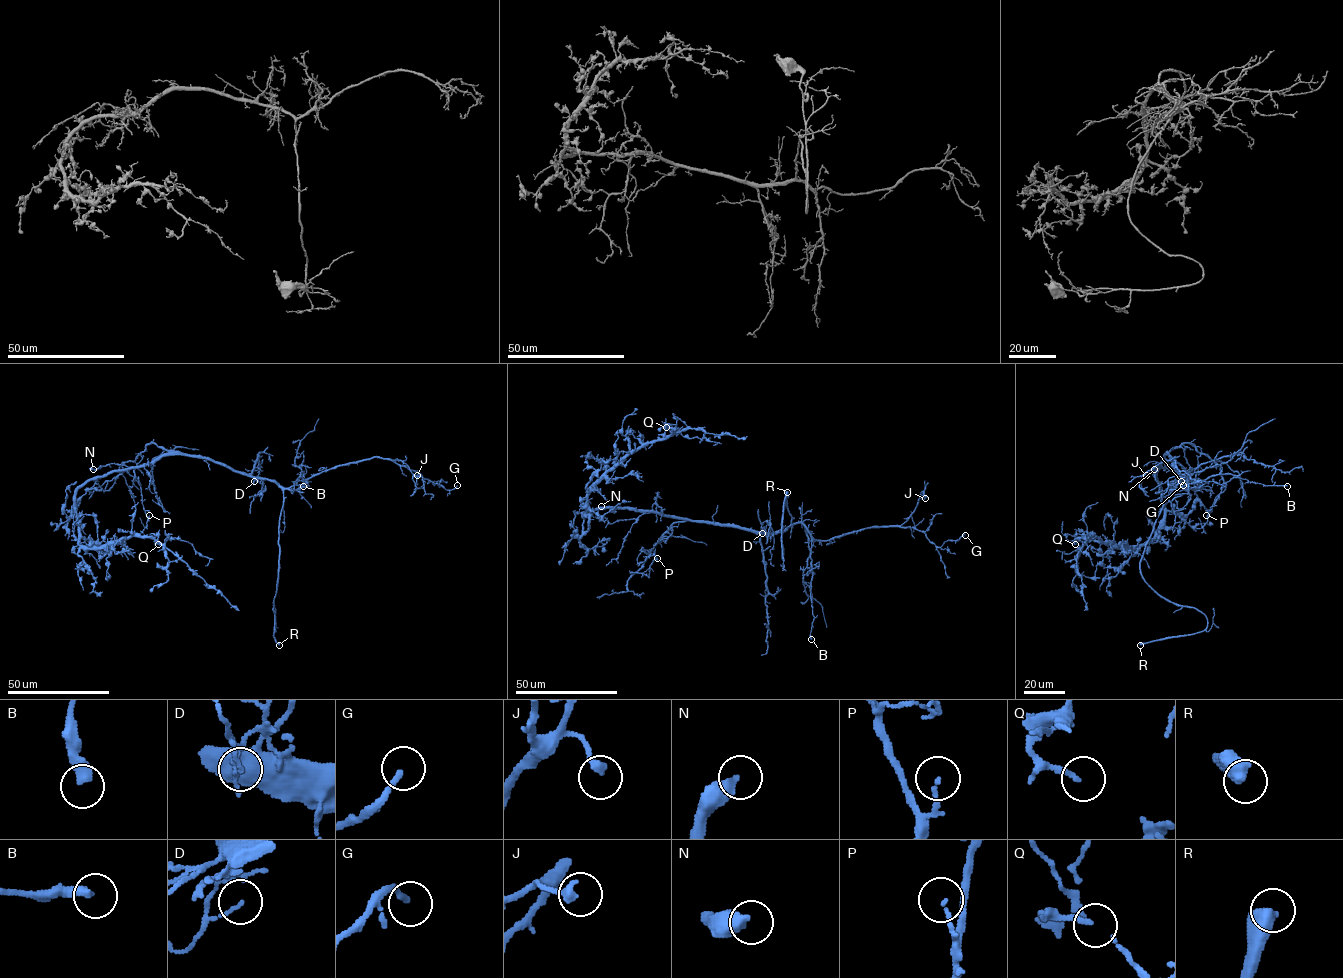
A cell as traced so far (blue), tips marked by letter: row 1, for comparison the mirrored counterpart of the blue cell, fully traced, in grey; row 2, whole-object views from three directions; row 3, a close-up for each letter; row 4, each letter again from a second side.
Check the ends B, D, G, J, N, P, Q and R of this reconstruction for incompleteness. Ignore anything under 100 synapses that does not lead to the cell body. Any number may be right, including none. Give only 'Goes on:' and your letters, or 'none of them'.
Goes on: R

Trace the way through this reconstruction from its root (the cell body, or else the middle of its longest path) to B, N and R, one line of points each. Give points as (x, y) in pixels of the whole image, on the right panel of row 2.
B: (1166, 454), (1181, 473), (1180, 480), (1171, 490), (1223, 474), (1267, 486), (1287, 486)
N: (1166, 454), (1160, 465), (1171, 466), (1165, 470), (1154, 469)
R: (1166, 454), (1181, 479), (1145, 546), (1141, 575), (1162, 596), (1198, 609), (1207, 627), (1140, 645)

